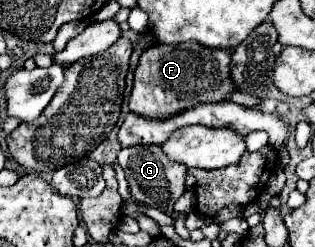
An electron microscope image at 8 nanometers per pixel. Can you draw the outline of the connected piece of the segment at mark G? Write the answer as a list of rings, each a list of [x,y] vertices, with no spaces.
[[[140,144],[140,146],[122,148],[118,152],[118,164],[124,168],[130,192],[138,202],[144,202],[148,206],[156,206],[156,208],[162,208],[164,212],[168,212],[168,210],[172,210],[176,198],[184,194],[186,166],[180,162],[172,162],[164,154],[162,146],[158,146],[158,144]]]

